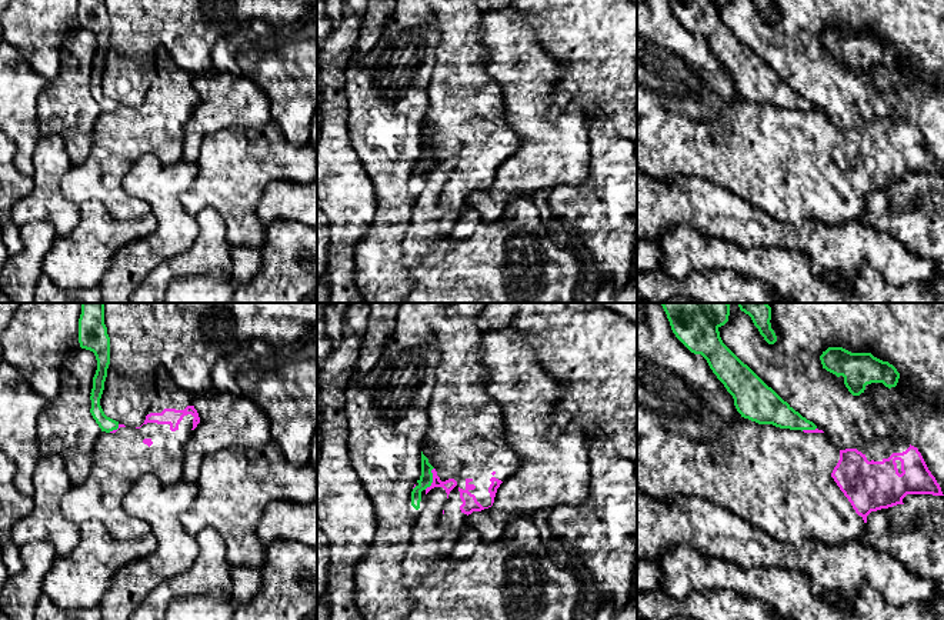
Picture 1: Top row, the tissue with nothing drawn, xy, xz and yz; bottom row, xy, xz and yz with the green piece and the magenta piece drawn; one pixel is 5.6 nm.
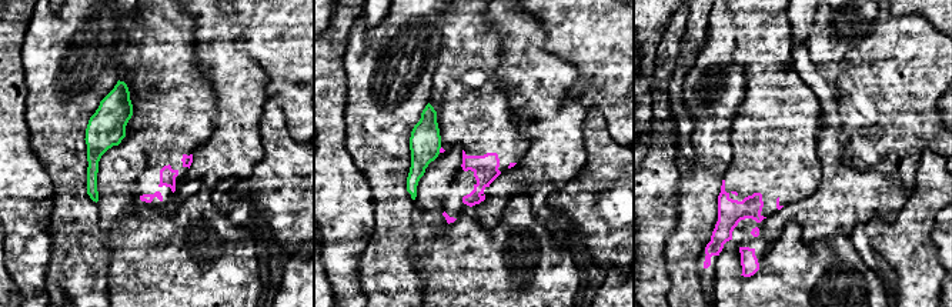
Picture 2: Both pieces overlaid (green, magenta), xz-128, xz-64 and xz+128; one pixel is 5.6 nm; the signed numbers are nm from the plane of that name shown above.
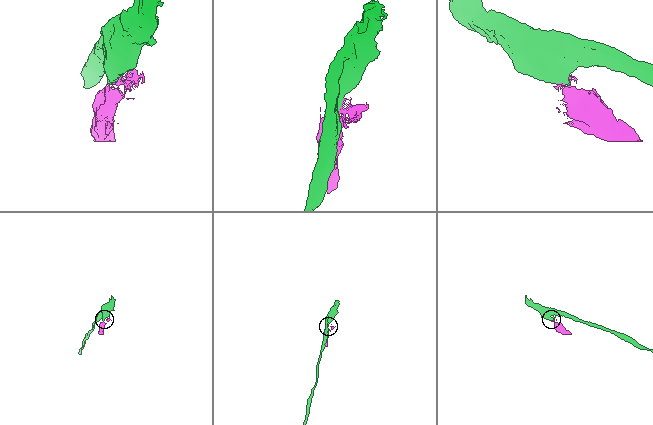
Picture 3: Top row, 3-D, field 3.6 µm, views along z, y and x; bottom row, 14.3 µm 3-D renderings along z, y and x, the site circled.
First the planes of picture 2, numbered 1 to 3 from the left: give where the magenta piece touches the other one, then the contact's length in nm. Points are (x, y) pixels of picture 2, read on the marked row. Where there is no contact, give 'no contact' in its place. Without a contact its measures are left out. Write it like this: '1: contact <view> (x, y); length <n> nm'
1: no contact
2: contact xz-64 (438, 150); length 40 nm
3: no contact

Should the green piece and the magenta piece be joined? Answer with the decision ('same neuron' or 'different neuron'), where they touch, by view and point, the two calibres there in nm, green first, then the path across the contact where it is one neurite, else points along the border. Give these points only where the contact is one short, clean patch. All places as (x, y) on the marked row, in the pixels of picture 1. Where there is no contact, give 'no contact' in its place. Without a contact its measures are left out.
different neuron; meets green in xz at (432, 479); 80 nm thick on the green side, 70 nm on the other; border along xz (433, 467), (432, 483), (424, 489)

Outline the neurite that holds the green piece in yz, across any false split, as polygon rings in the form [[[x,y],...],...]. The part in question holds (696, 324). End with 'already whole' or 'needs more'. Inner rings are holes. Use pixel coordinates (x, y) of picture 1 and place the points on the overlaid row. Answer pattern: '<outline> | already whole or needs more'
[[[661,303],[676,337],[701,354],[734,399],[741,417],[790,430],[817,426],[795,411],[721,340],[718,329],[728,321],[728,303]]] | already whole

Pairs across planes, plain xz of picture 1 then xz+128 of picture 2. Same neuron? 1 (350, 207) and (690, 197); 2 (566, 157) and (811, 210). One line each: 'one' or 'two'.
1: two
2: one

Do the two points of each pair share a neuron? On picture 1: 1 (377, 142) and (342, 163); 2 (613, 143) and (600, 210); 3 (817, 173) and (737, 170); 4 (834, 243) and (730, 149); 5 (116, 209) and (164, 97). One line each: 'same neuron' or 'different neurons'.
1: different neurons
2: same neuron
3: same neuron
4: different neurons
5: same neuron

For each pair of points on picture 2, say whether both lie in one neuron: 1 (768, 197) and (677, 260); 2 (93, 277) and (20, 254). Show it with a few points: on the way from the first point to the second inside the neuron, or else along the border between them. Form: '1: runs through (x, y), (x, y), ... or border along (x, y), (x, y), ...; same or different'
1: border along (711, 239), (704, 247); different
2: border along (52, 257), (47, 266), (47, 292); different

